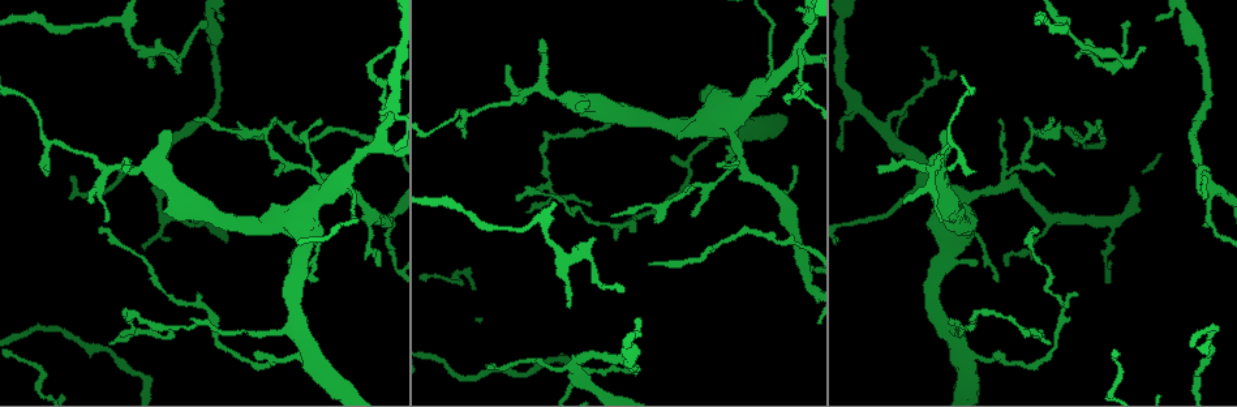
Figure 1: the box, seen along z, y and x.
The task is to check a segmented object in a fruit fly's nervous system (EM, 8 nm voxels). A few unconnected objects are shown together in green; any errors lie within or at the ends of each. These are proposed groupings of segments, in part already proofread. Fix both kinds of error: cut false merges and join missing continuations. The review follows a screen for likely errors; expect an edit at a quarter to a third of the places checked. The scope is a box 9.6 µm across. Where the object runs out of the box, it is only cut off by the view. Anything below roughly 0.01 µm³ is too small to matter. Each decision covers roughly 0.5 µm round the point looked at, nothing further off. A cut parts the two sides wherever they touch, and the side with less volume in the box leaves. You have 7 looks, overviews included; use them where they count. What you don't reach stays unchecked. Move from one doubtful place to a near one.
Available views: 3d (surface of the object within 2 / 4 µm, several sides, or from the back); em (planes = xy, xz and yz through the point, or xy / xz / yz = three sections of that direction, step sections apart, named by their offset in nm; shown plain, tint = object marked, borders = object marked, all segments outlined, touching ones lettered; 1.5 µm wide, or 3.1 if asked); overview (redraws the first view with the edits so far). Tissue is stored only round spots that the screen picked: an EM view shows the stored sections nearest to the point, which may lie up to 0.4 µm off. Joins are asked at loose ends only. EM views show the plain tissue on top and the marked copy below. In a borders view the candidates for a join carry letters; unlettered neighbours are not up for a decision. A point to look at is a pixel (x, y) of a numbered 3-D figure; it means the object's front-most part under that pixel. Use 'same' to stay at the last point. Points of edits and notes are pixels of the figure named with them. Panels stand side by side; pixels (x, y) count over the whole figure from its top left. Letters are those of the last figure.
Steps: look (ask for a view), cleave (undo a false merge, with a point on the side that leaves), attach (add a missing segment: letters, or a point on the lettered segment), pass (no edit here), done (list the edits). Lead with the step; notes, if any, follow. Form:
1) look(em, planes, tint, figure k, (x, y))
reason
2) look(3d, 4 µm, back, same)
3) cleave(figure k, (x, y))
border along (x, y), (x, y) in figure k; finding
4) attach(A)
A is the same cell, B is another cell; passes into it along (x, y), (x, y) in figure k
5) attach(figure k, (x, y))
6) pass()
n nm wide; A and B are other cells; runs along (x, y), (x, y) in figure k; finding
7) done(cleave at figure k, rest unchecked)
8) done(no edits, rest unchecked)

look(3d, 2 µm, figure 1, (1075, 58))
tapers out

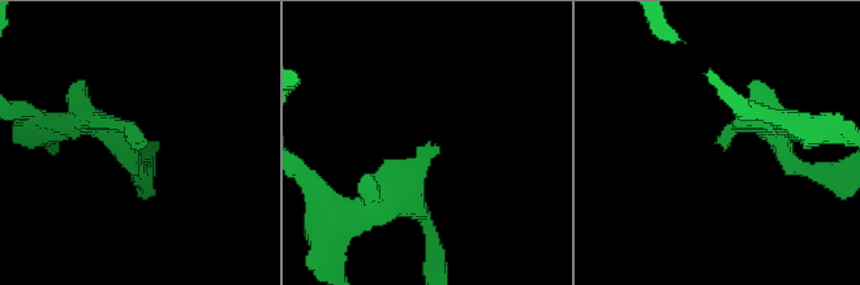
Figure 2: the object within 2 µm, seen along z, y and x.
look(em, xy, step 8, tint, figure 2, (145, 144))

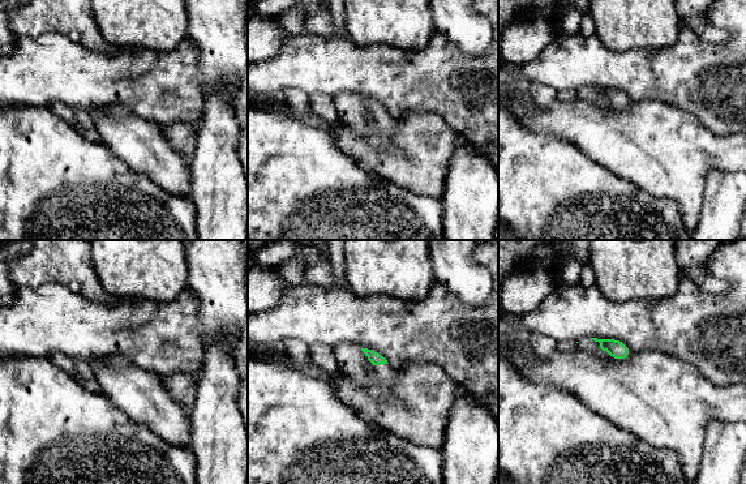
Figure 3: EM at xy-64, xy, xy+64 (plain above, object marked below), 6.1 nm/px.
look(em, planes, borders, same)
another direction

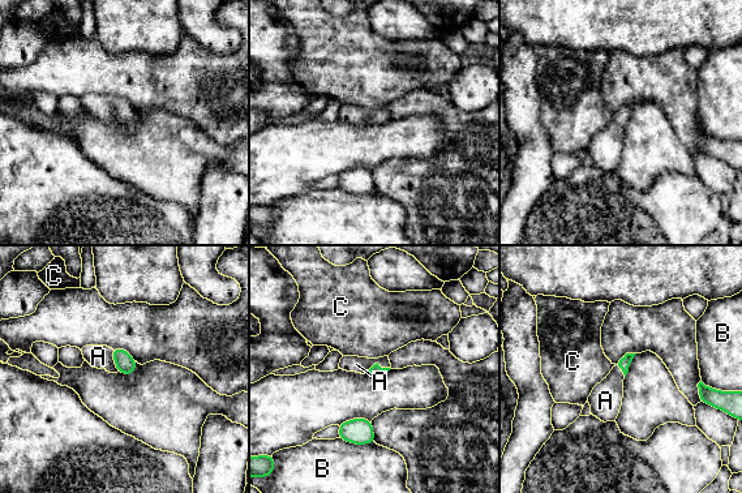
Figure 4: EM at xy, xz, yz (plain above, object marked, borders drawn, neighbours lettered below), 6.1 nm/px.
attach(figure 4, (356, 364))
70 nm wide; A is the same cell, B and C are other cells; passes into it along (376, 369), (378, 365), (356, 364) in figure 4; it goes on there

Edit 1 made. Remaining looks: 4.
look(overview)

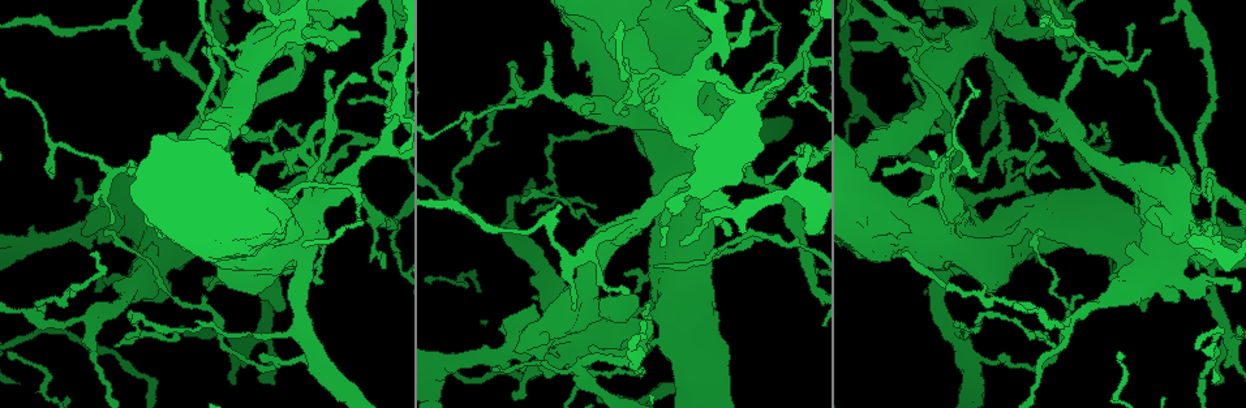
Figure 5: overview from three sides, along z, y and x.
look(3d, 4 µm, figure 5, (1161, 22))
end of a long branch

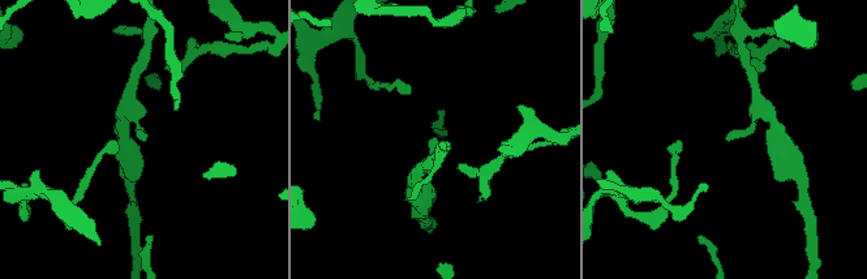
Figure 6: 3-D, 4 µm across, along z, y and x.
look(em, planes, borders, figure 6, (725, 139))
now the EM

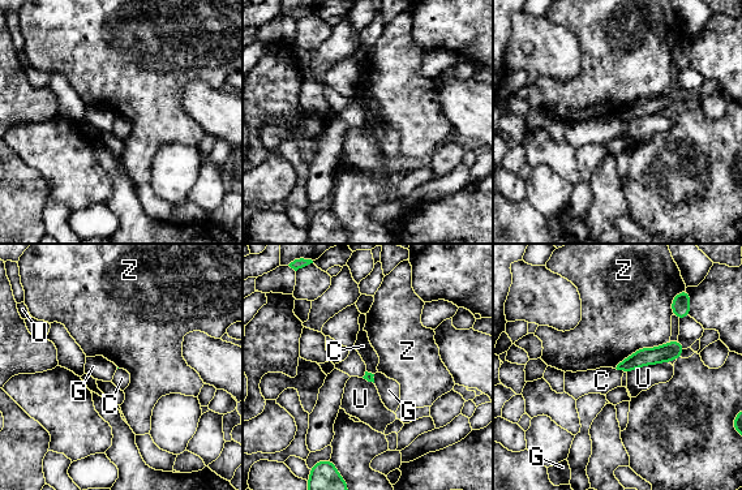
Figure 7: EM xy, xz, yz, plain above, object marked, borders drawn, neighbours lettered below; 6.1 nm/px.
pass()
C, G, U and Z are other cells; runs along (680, 347), (621, 366) in figure 7; no lettered segment goes on from it

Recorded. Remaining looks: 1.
done(attach at figure 4, rest unchecked)

